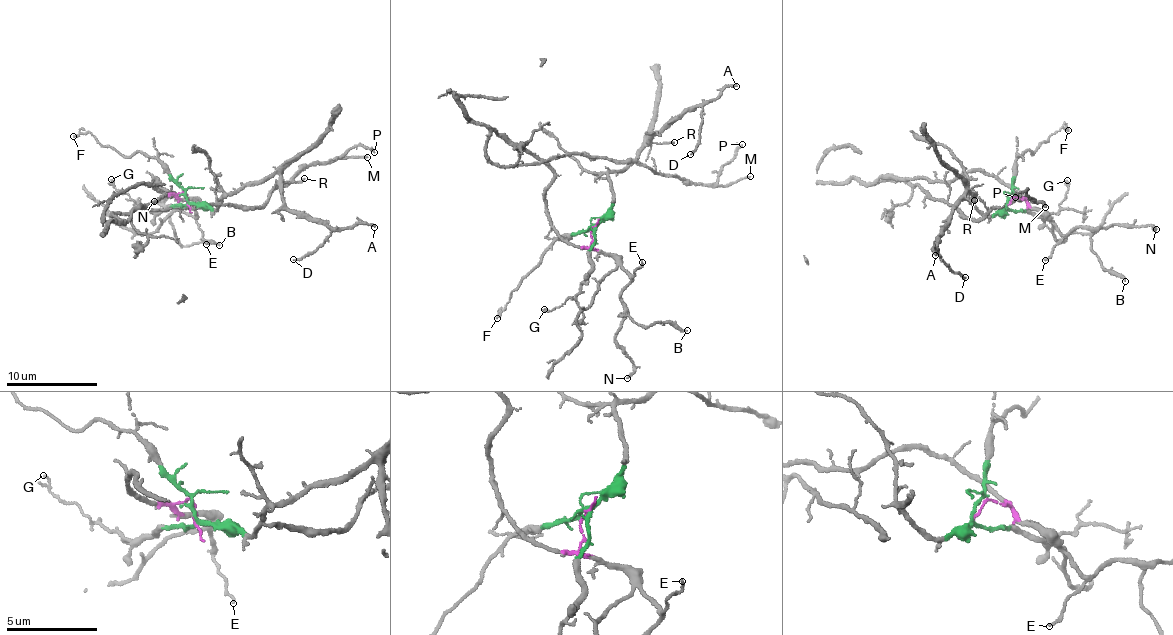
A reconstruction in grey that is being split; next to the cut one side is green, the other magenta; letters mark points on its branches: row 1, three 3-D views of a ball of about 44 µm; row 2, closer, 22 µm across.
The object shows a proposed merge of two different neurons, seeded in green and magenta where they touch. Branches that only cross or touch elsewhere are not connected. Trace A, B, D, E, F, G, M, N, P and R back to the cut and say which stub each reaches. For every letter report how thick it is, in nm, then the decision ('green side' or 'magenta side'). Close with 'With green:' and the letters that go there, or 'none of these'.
A: 180 nm thick; green side
B: 160 nm thick; magenta side
D: 150 nm thick; green side
E: 110 nm thick; magenta side
F: 120 nm thick; green side
G: 120 nm thick; green side
M: 140 nm thick; magenta side
N: 170 nm thick; magenta side
P: 190 nm thick; magenta side
R: 140 nm thick; green side
With green: A, D, F, G, R

